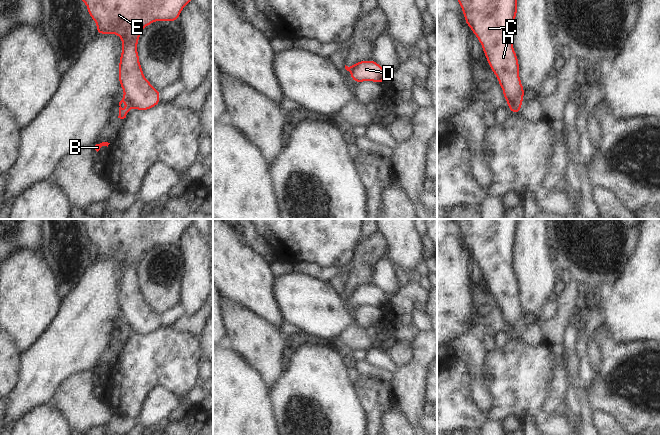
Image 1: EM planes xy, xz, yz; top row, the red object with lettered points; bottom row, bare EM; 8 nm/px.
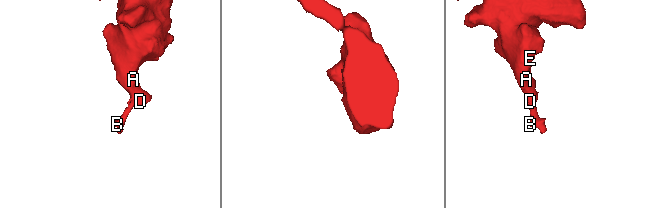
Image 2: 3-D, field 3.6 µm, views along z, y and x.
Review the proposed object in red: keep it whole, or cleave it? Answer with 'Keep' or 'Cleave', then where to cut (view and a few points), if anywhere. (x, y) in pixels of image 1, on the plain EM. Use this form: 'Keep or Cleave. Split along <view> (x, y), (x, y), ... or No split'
Cleave. Split along yz (506, 323), (511, 327), (520, 329).

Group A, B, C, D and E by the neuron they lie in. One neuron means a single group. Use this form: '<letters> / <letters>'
A C D E / B

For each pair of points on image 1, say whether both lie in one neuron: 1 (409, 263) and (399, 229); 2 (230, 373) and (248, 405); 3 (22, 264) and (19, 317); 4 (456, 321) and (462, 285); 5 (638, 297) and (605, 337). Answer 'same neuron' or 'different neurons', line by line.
1: same neuron
2: same neuron
3: same neuron
4: same neuron
5: different neurons

